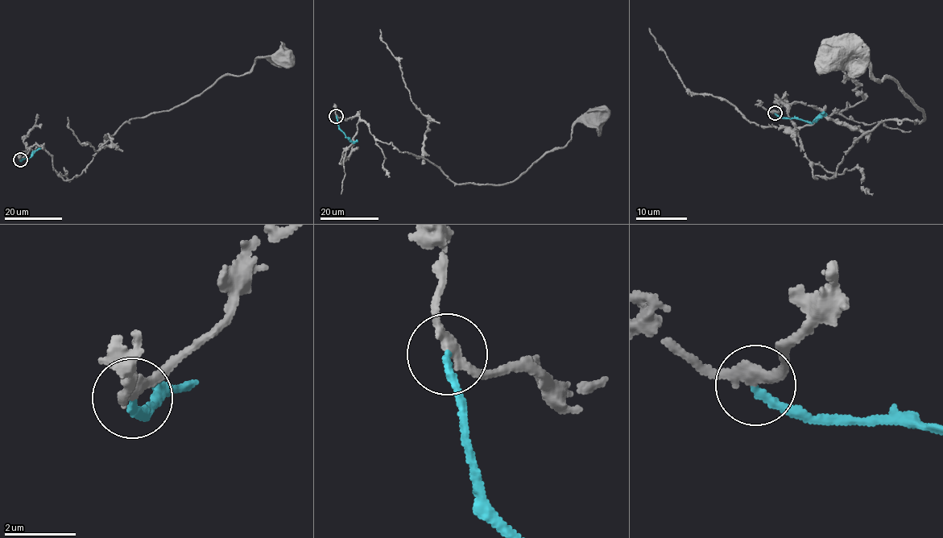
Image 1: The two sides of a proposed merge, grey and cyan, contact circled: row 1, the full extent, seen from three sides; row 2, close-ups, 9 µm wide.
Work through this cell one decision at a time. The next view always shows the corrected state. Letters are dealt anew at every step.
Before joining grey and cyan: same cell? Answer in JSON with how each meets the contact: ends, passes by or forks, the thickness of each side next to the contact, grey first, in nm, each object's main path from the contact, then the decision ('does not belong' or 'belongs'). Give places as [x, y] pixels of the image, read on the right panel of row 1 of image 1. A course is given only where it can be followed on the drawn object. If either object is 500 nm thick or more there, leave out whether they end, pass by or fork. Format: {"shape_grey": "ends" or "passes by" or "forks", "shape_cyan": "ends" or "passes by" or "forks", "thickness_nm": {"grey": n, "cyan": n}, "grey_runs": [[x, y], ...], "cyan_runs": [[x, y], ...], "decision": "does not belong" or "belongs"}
{"shape_grey": "passes by", "shape_cyan": "ends", "thickness_nm": {"grey": 320, "cyan": 200}, "grey_runs": [[775, 113], [786, 96], [815, 179], [883, 121], [924, 122], [891, 79], [832, 53]], "cyan_runs": [[775, 113], [781, 117], [812, 122], [824, 114], [823, 113]], "decision": "does not belong"}

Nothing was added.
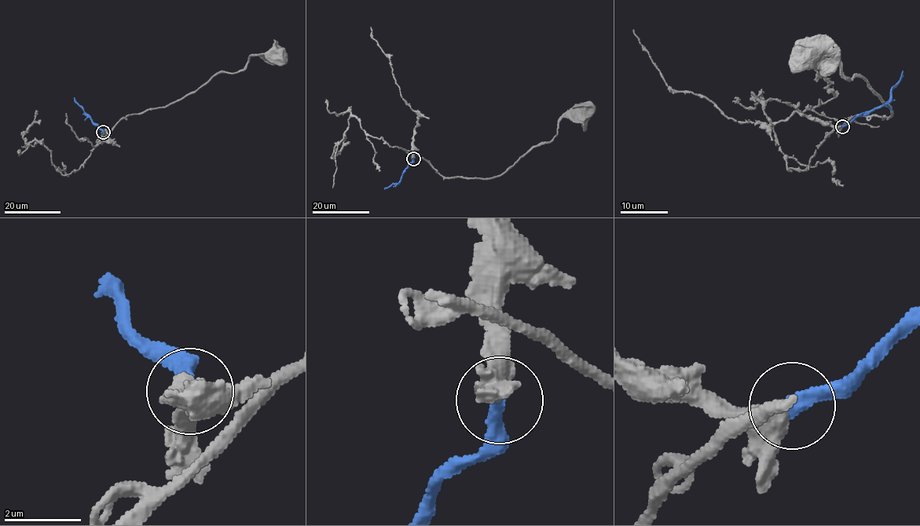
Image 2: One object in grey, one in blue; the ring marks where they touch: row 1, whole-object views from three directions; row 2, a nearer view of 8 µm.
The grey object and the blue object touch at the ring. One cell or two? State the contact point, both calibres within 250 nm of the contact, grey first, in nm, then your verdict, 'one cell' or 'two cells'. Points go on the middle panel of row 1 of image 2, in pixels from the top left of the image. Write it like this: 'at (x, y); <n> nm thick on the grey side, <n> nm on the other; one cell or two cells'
at (413, 158); 550 nm thick on the grey side, 360 nm on the other; one cell

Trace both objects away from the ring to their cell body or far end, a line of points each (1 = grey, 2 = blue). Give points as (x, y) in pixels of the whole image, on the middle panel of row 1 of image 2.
1: (413, 158), (416, 153), (445, 177), (496, 177), (529, 151), (549, 143), (563, 117), (585, 109)
2: (413, 158), (400, 181), (384, 188)

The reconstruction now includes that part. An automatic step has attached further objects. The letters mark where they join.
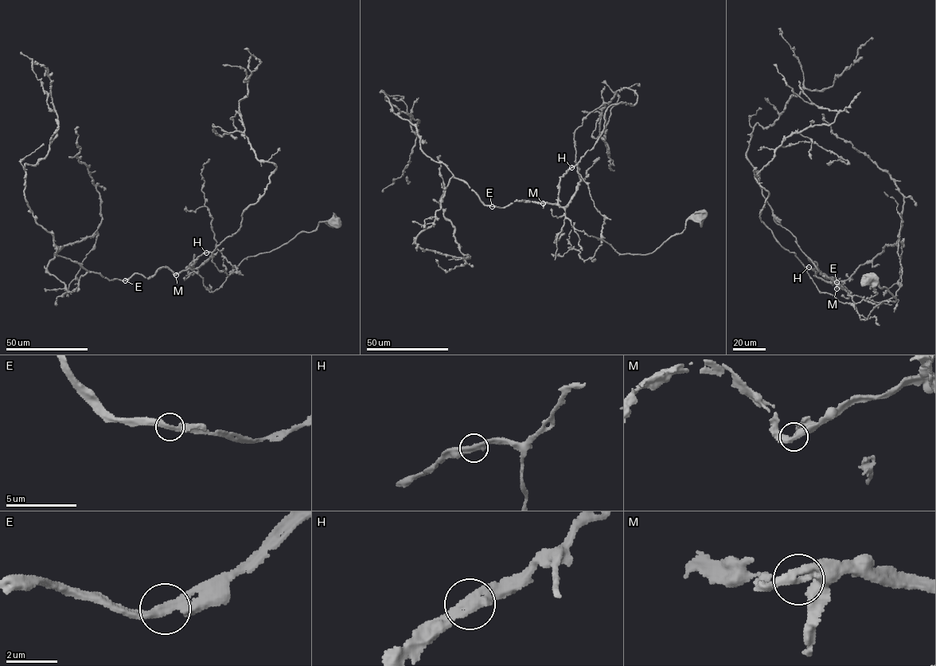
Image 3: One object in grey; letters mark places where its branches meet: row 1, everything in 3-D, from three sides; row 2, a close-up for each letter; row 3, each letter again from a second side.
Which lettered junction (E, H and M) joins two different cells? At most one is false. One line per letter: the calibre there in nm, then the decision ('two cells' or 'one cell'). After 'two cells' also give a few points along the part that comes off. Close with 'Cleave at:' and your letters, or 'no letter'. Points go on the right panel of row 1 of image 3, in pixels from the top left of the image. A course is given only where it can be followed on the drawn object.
E: calibre 320 nm; one cell
H: calibre 360 nm; one cell
M: calibre 320 nm; one cell
Cleave at: no letter

